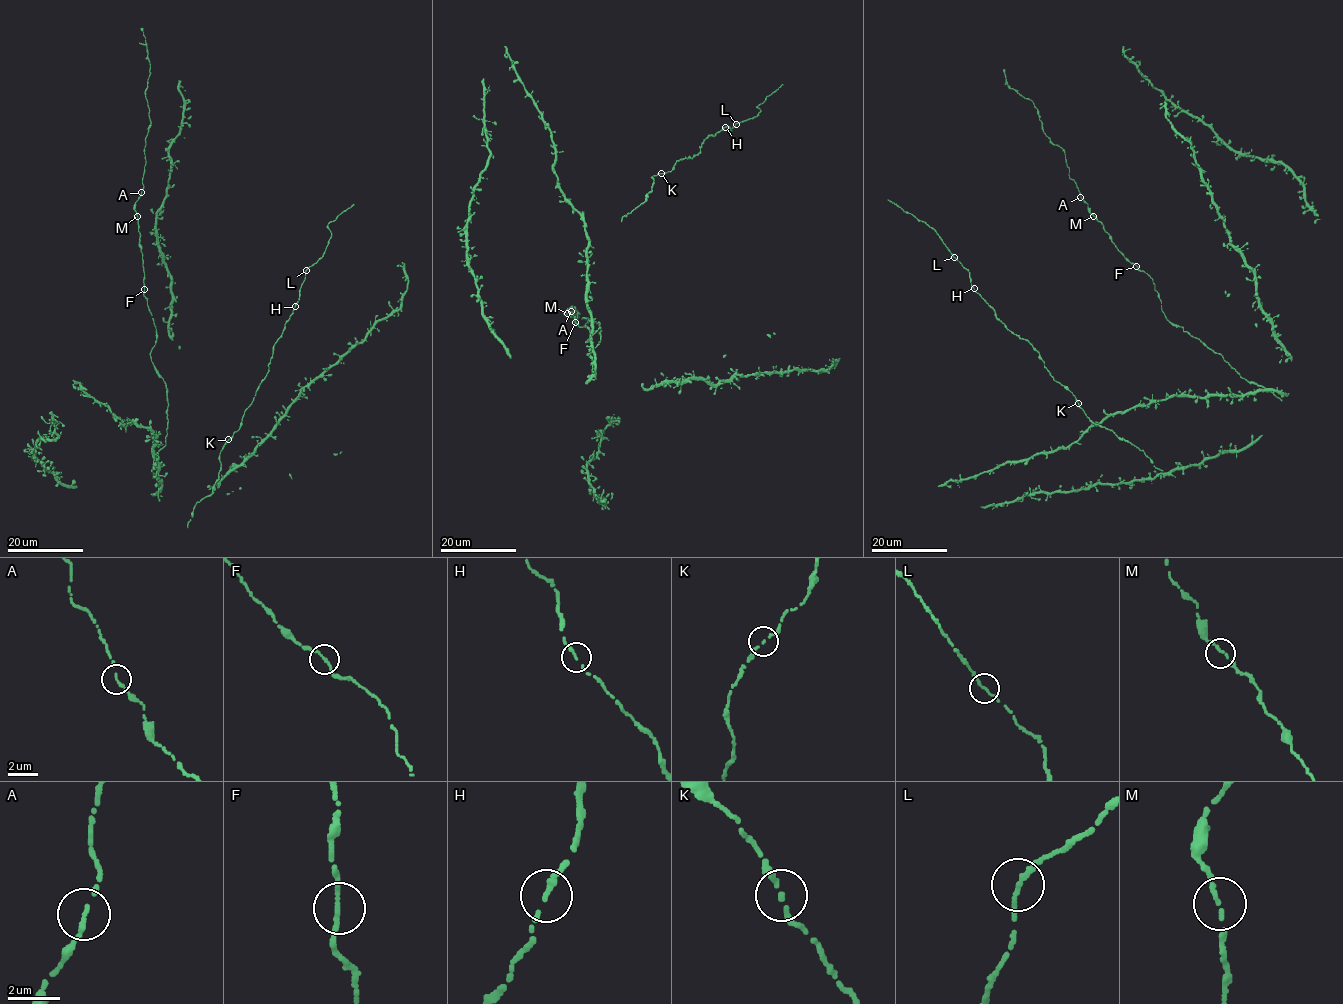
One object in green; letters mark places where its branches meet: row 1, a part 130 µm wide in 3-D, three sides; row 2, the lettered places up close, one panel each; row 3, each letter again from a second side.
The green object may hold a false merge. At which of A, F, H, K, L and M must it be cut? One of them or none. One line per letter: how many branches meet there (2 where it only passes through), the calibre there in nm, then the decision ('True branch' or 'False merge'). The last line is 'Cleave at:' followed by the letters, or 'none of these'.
A: Branches: 2. Thickness 160 nm. True branch
F: Branches: 2. Thickness 180 nm. True branch
H: Branches: 2. Thickness 180 nm. True branch
K: Branches: 2. Thickness 170 nm. True branch
L: Branches: 2. Thickness 180 nm. True branch
M: Branches: 2. Thickness 160 nm. True branch
Cleave at: none of these

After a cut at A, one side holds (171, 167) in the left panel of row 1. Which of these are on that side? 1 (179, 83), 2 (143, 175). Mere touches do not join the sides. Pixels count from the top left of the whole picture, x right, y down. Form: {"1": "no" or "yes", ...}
{"1": "yes", "2": "no"}

